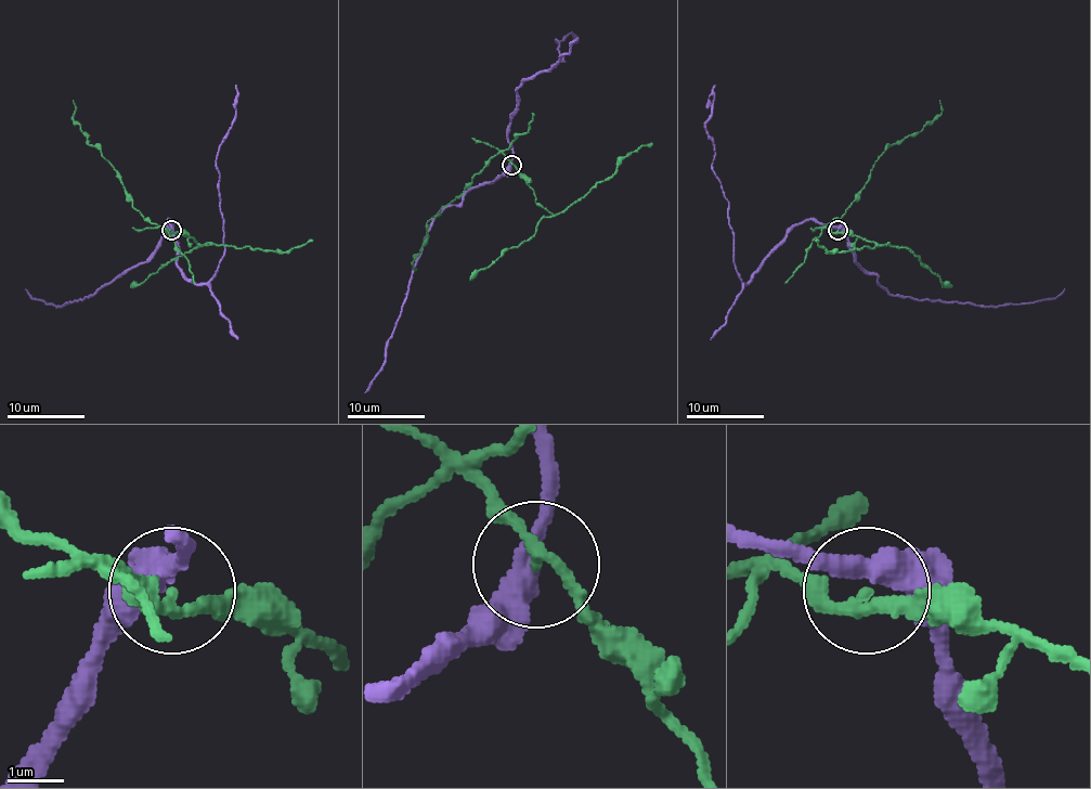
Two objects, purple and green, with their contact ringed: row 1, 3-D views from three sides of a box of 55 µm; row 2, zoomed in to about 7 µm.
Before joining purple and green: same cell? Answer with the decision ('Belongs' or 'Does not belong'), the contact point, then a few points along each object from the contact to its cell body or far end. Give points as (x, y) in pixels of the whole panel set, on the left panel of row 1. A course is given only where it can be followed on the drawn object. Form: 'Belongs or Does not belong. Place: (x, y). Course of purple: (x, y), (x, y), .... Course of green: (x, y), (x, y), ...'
Does not belong. Place: (171, 230). Course of purple: (172, 230), (168, 220), (178, 269), (209, 280), (224, 253), (217, 168), (235, 85). Course of green: (172, 230), (148, 222), (133, 207), (112, 164), (87, 141), (74, 119), (74, 101)

